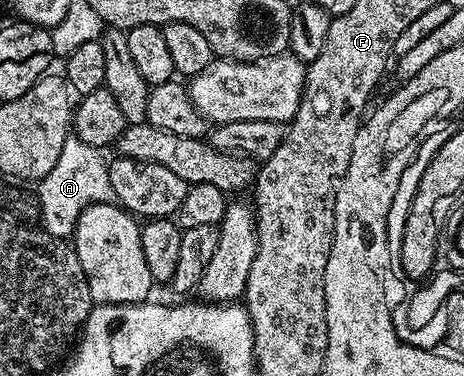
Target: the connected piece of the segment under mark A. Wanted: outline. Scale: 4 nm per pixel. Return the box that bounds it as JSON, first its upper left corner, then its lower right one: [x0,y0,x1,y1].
[36,132,115,239]

